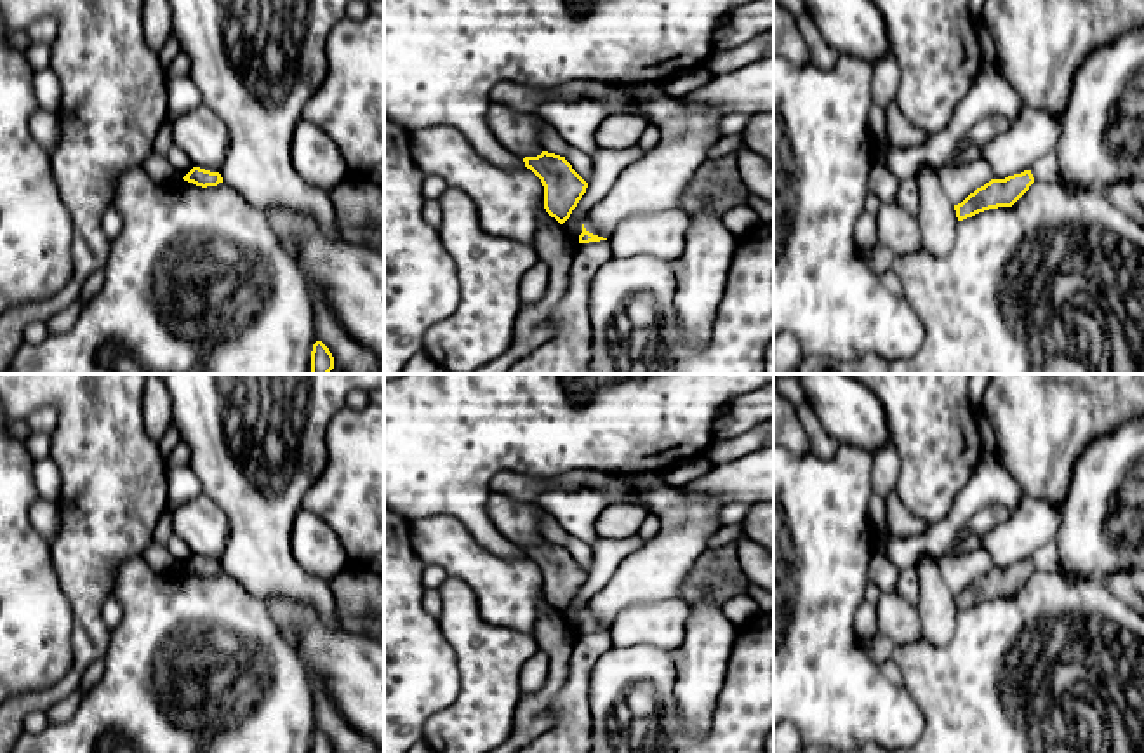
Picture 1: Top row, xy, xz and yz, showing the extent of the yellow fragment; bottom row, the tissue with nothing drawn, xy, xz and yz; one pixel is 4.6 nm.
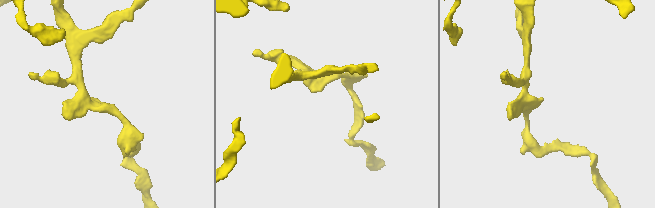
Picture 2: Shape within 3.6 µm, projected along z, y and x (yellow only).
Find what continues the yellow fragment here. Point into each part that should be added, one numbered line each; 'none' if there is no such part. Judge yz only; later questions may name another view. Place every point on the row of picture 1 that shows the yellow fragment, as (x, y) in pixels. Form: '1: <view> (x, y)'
none

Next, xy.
none

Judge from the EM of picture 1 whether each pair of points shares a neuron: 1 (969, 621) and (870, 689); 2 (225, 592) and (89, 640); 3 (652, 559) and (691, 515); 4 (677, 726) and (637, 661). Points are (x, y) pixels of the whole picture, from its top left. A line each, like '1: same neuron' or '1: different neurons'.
1: different neurons
2: different neurons
3: same neuron
4: same neuron

